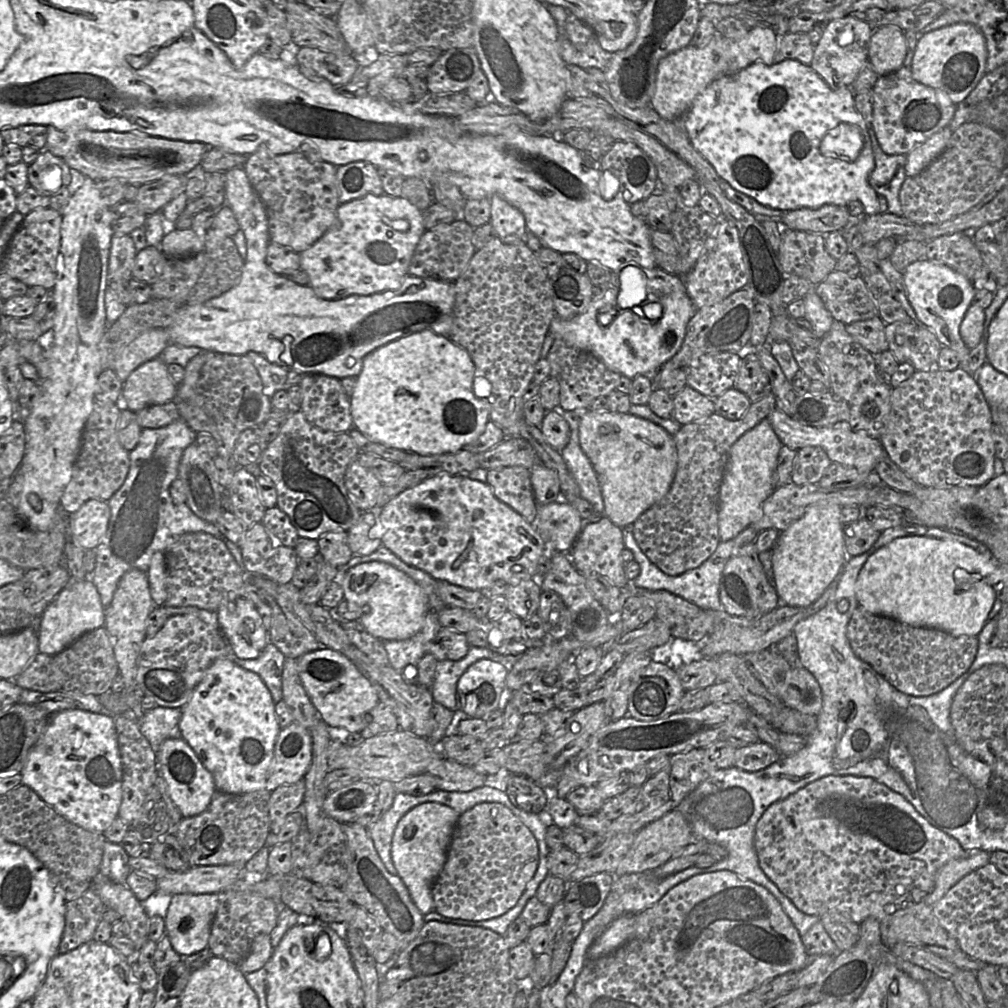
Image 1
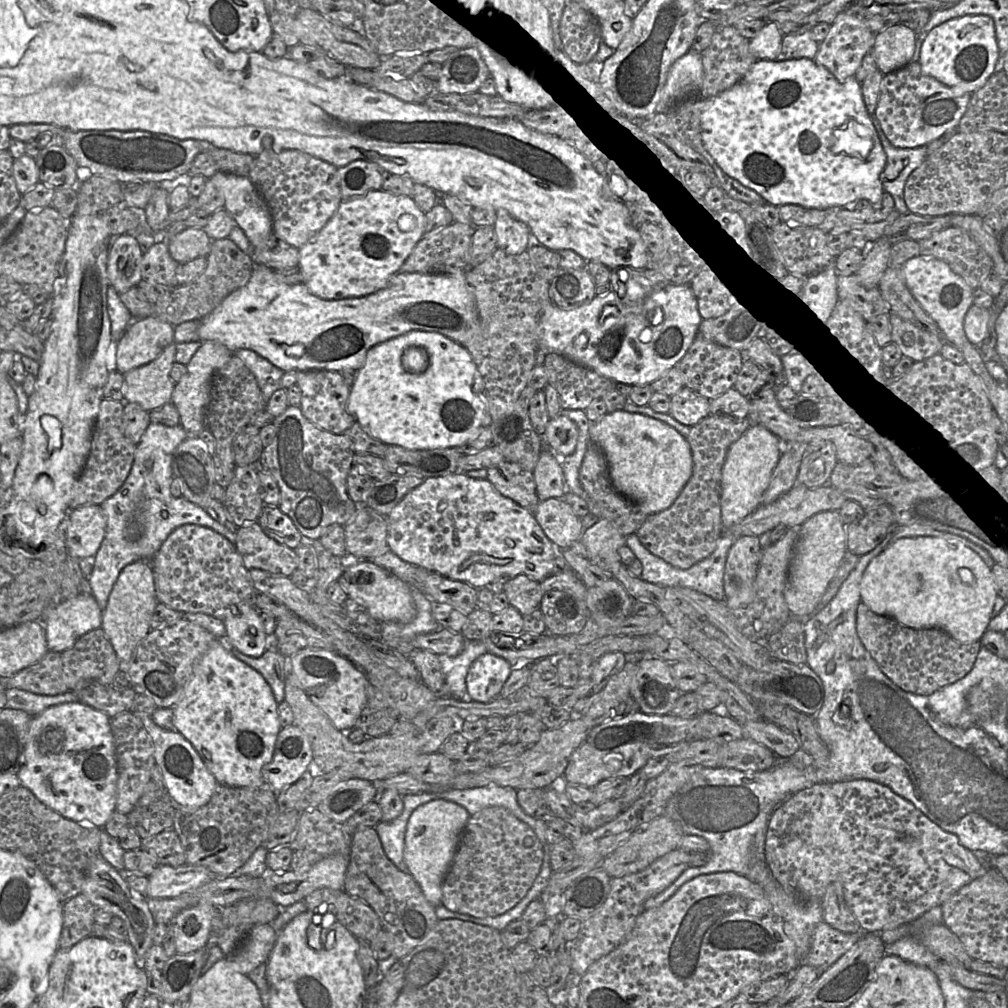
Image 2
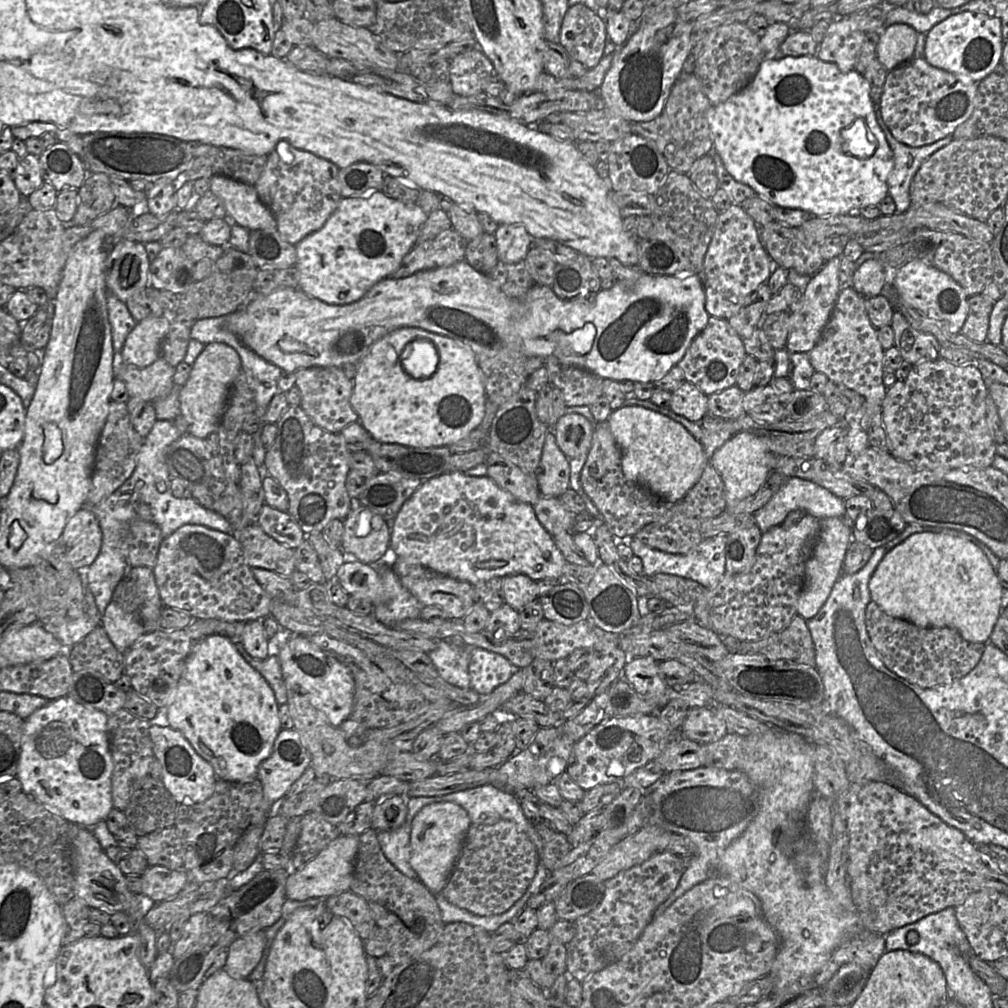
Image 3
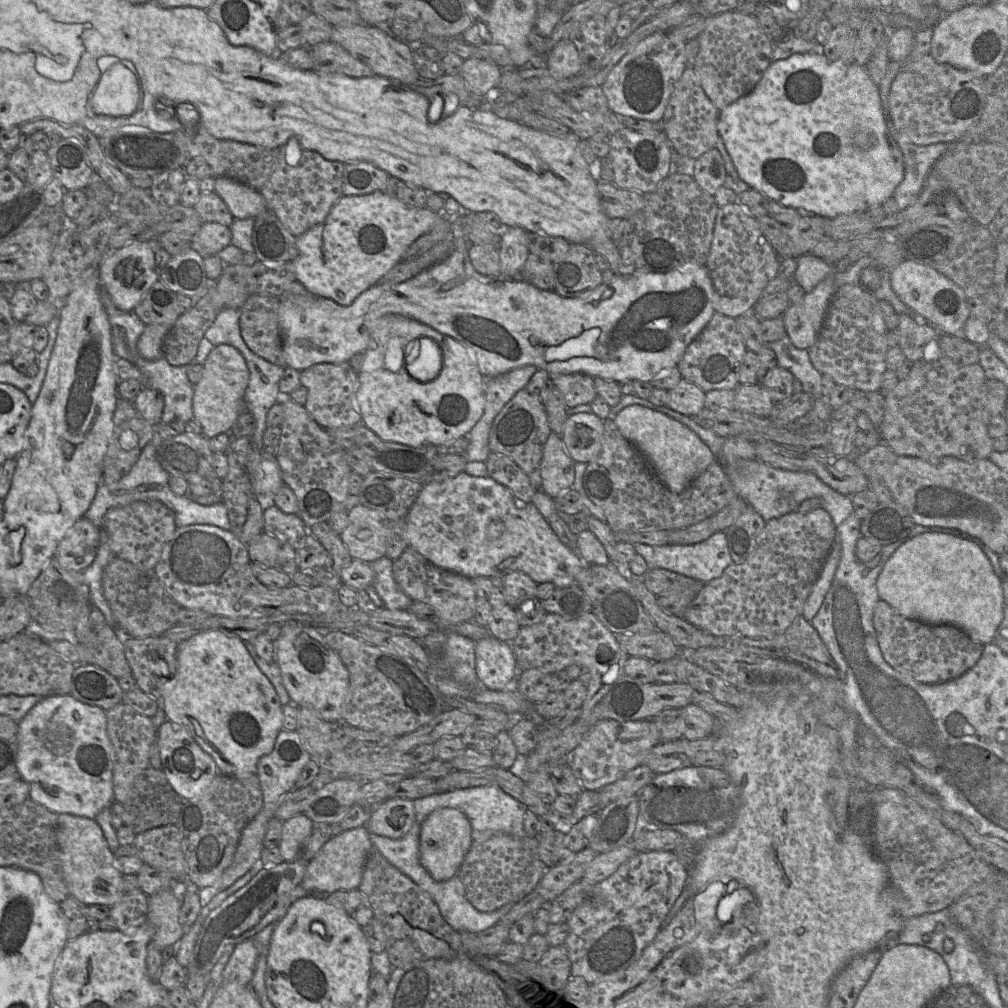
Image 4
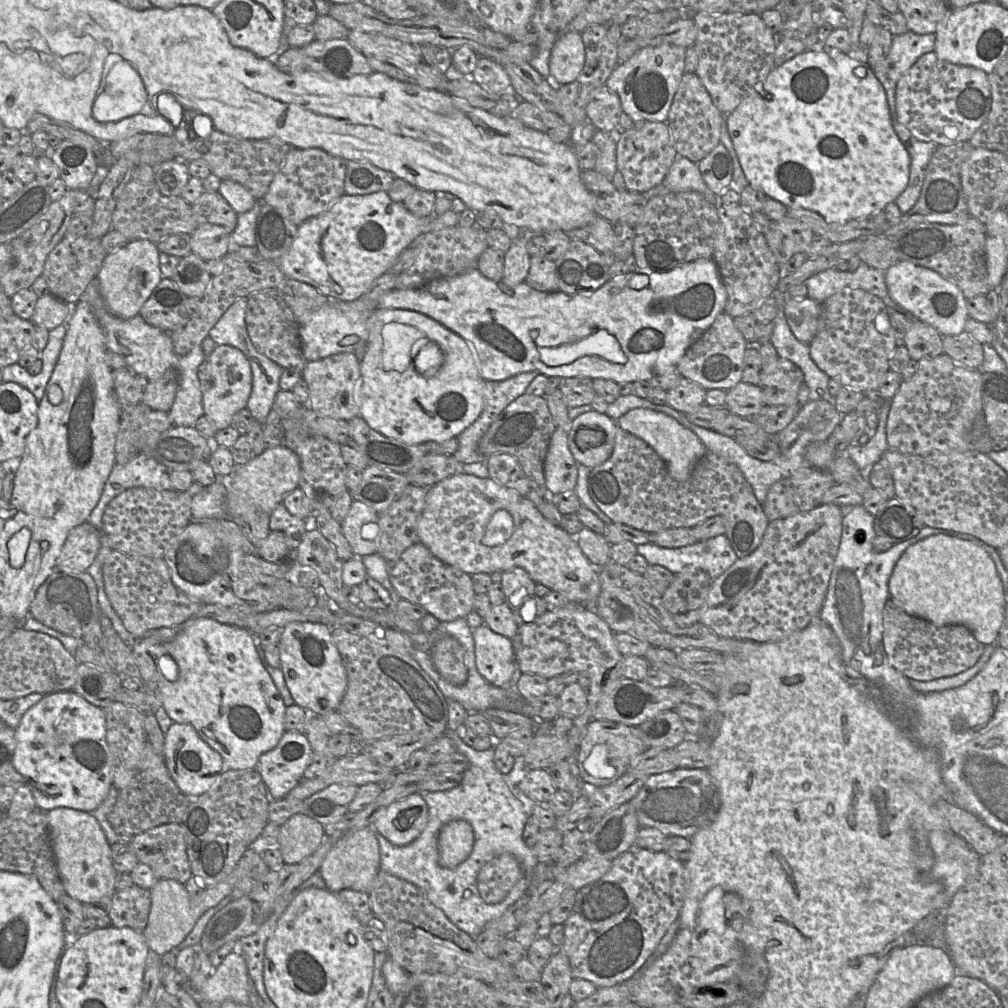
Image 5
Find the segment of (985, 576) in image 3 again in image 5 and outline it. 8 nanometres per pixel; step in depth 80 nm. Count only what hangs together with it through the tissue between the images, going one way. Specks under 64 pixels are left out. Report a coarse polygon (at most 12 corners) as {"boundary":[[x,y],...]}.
{"boundary":[[918,541],[890,599],[935,626],[997,640],[1006,595],[973,541]]}

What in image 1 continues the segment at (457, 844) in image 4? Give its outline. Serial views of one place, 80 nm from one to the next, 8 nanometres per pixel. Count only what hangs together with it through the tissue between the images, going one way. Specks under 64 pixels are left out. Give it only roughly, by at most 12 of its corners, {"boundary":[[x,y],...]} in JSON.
{"boundary":[[417,805],[398,822],[391,858],[419,911],[460,814]]}

